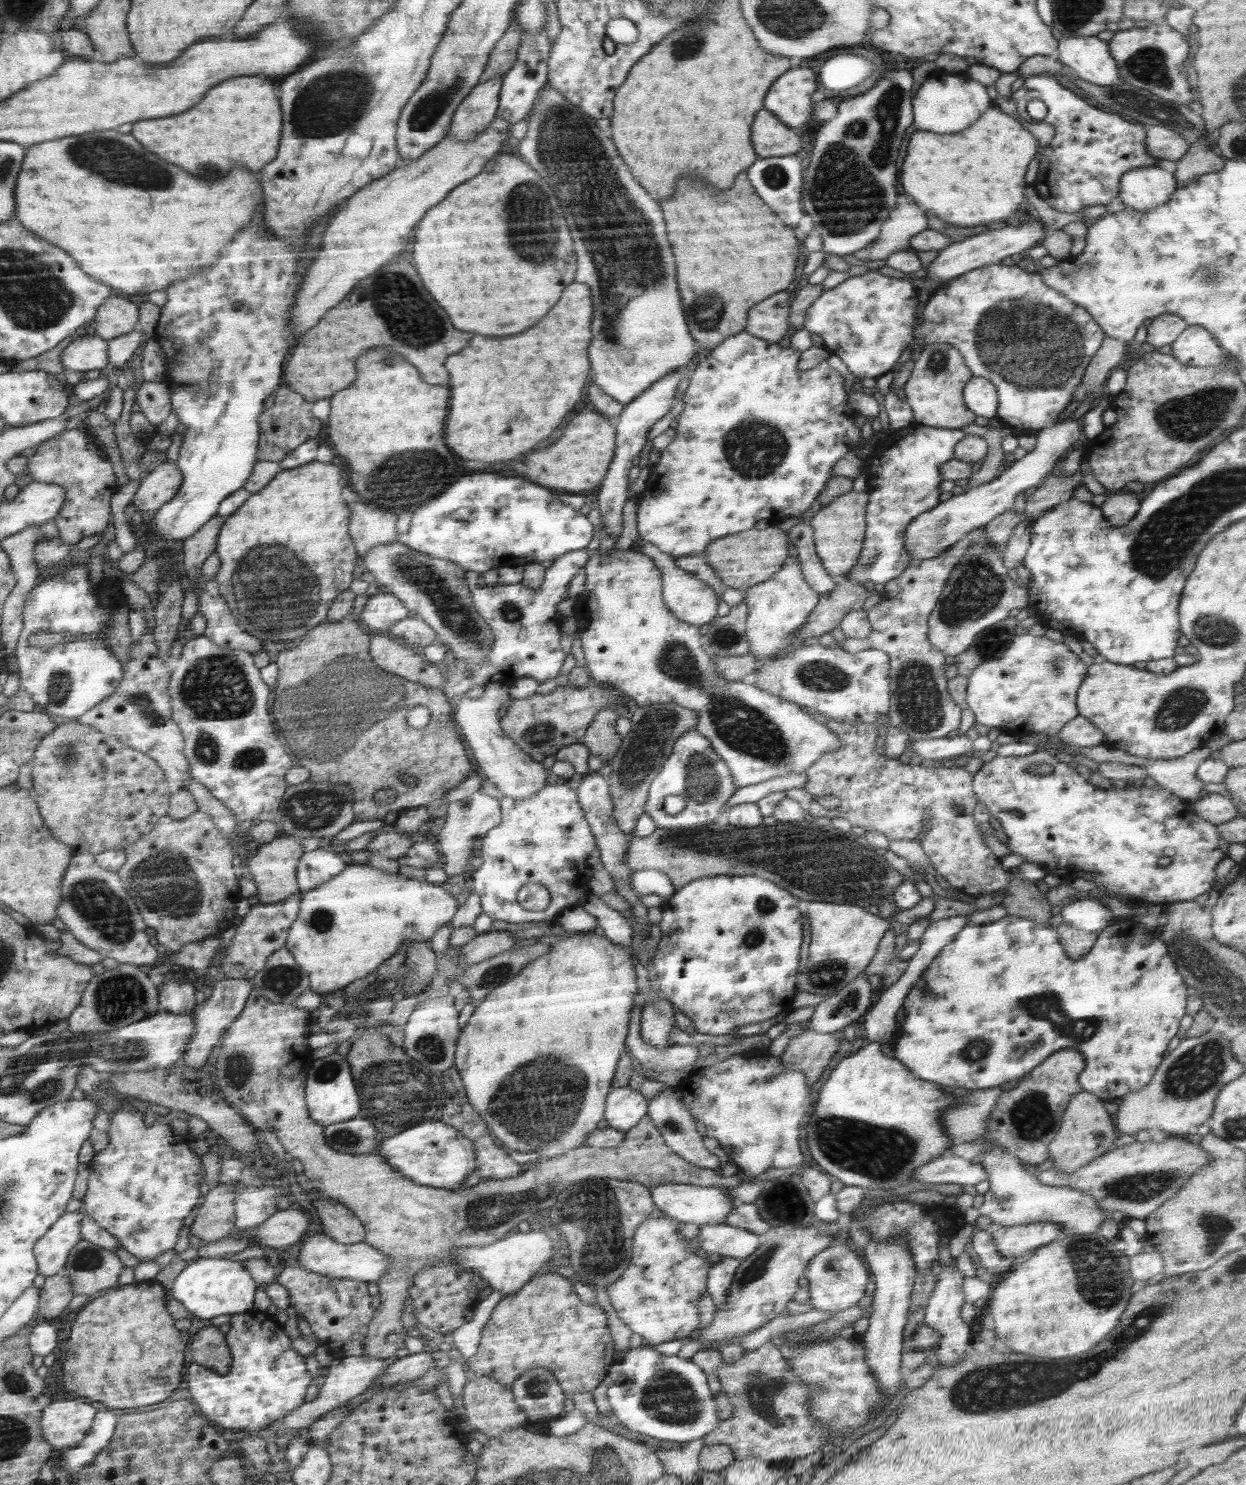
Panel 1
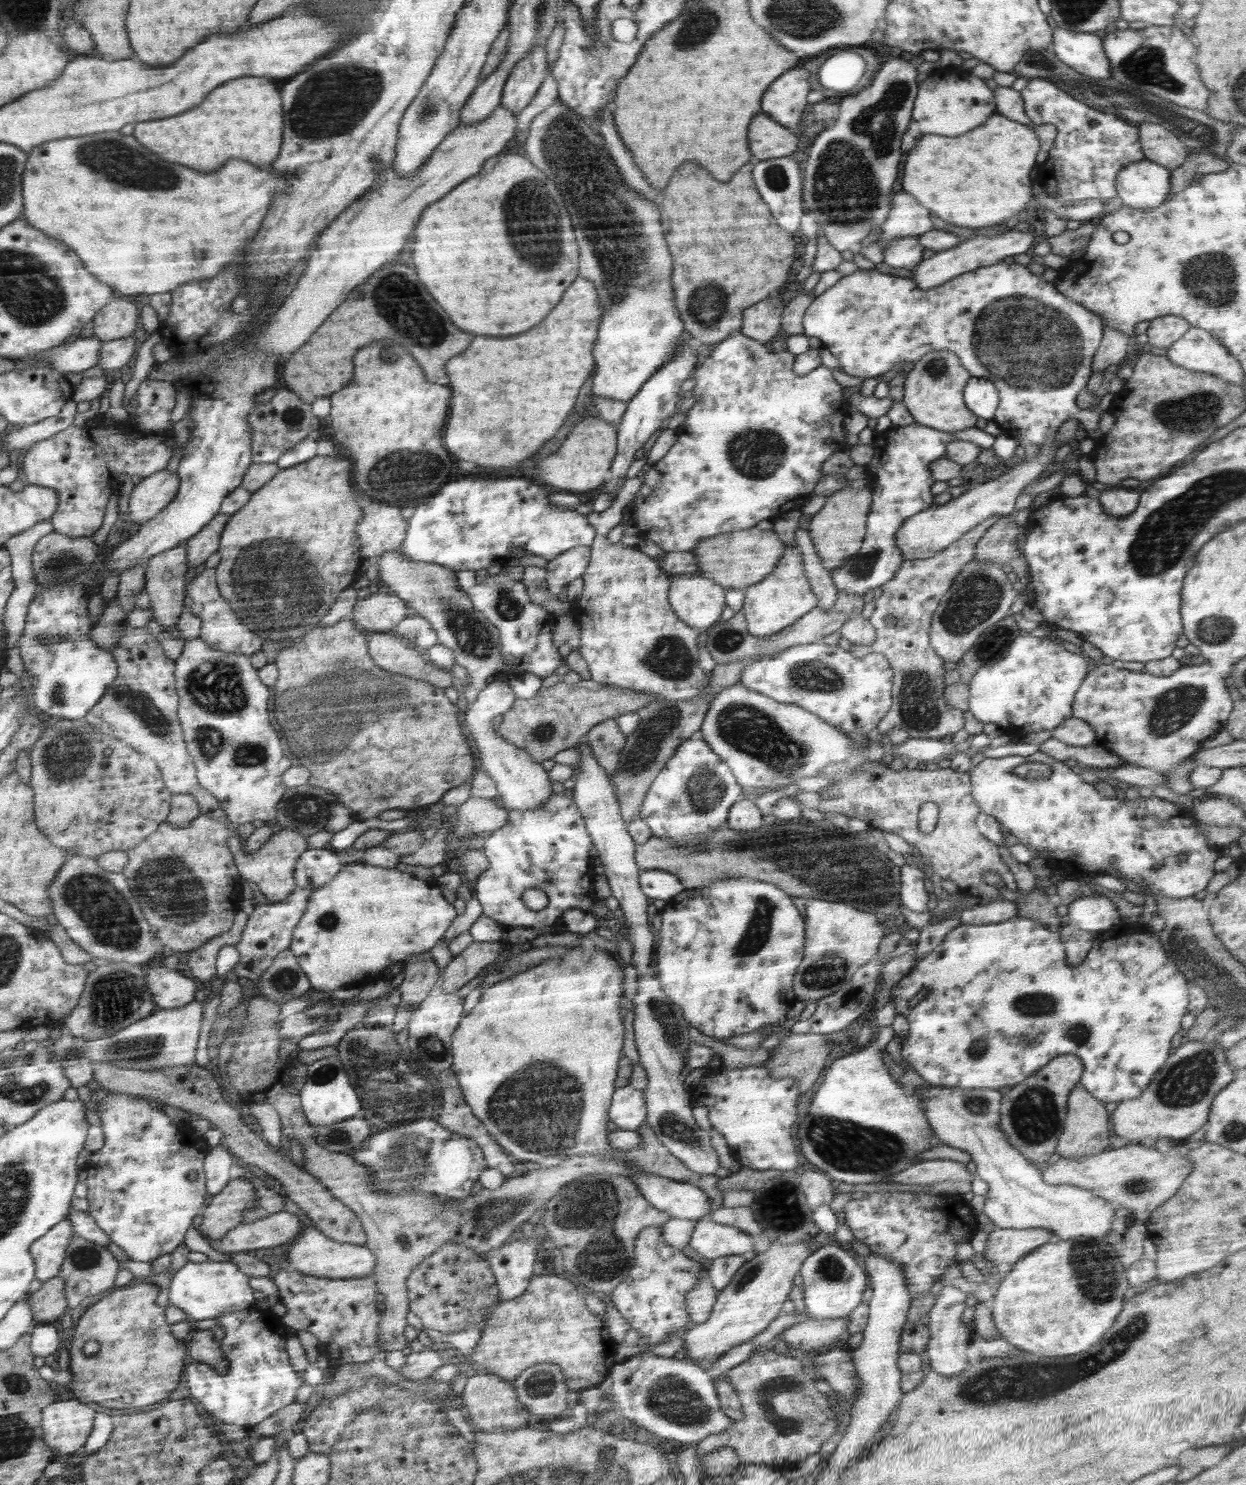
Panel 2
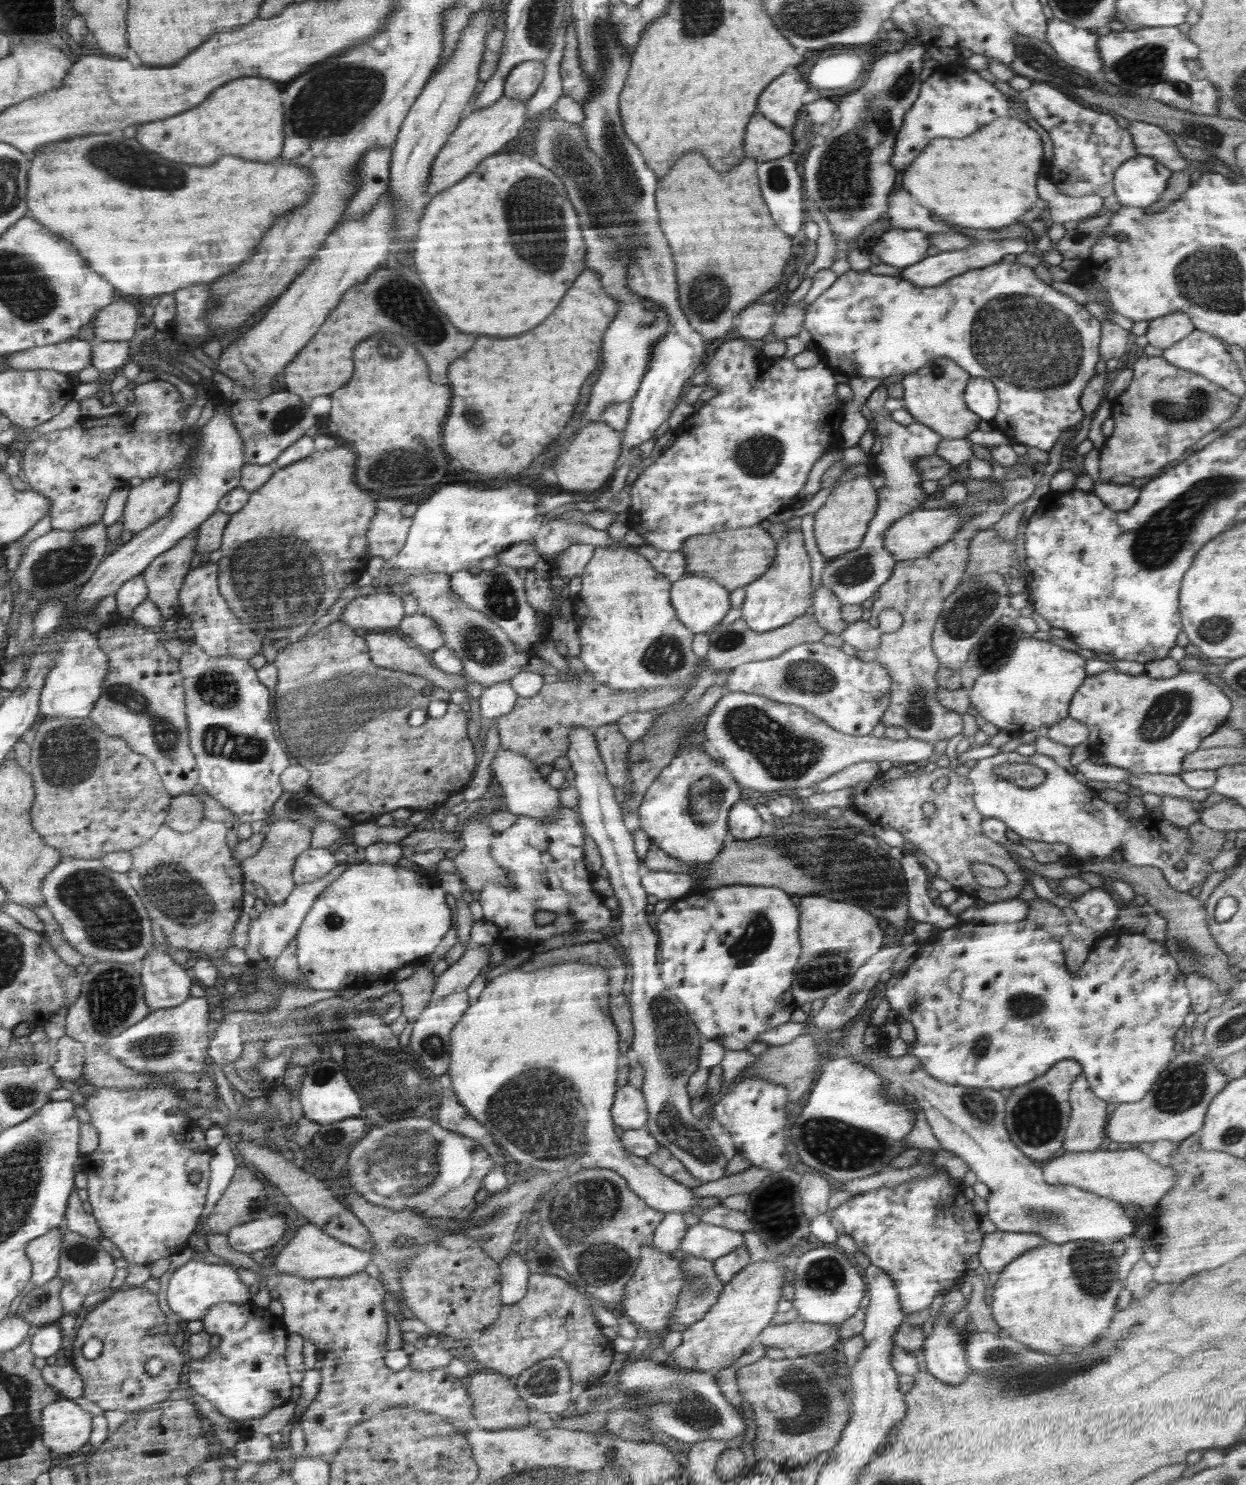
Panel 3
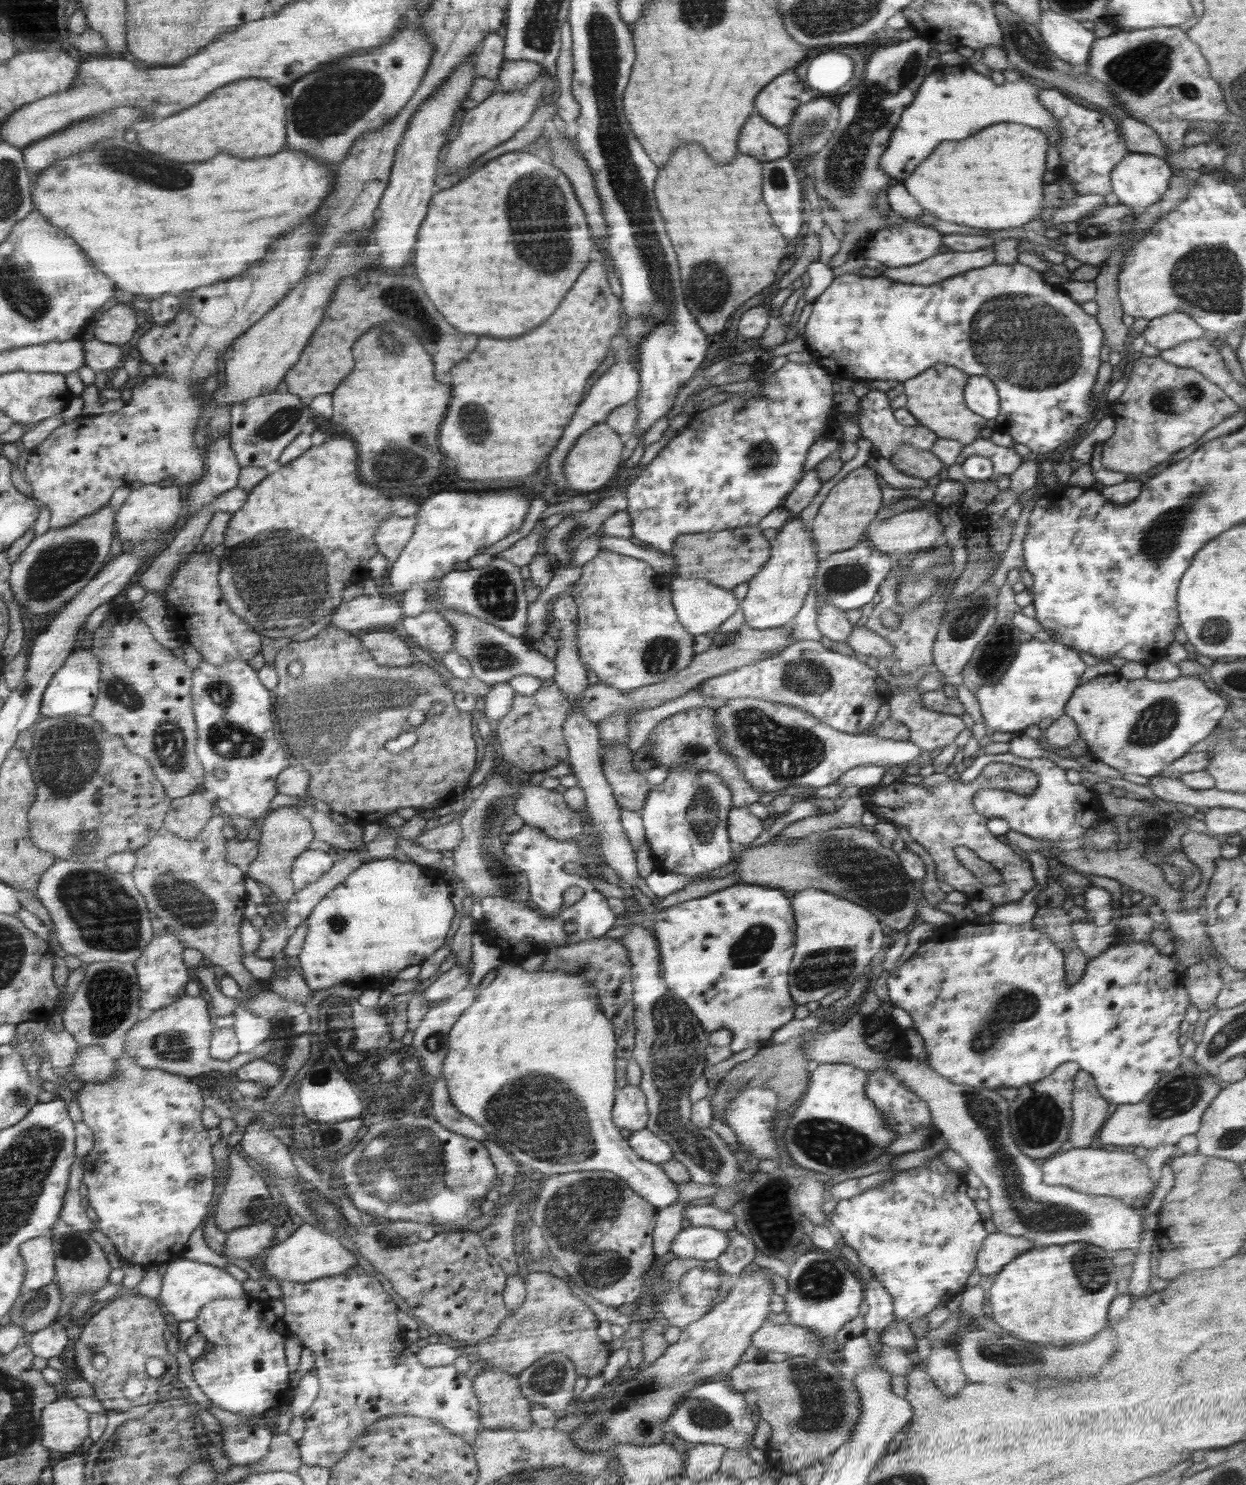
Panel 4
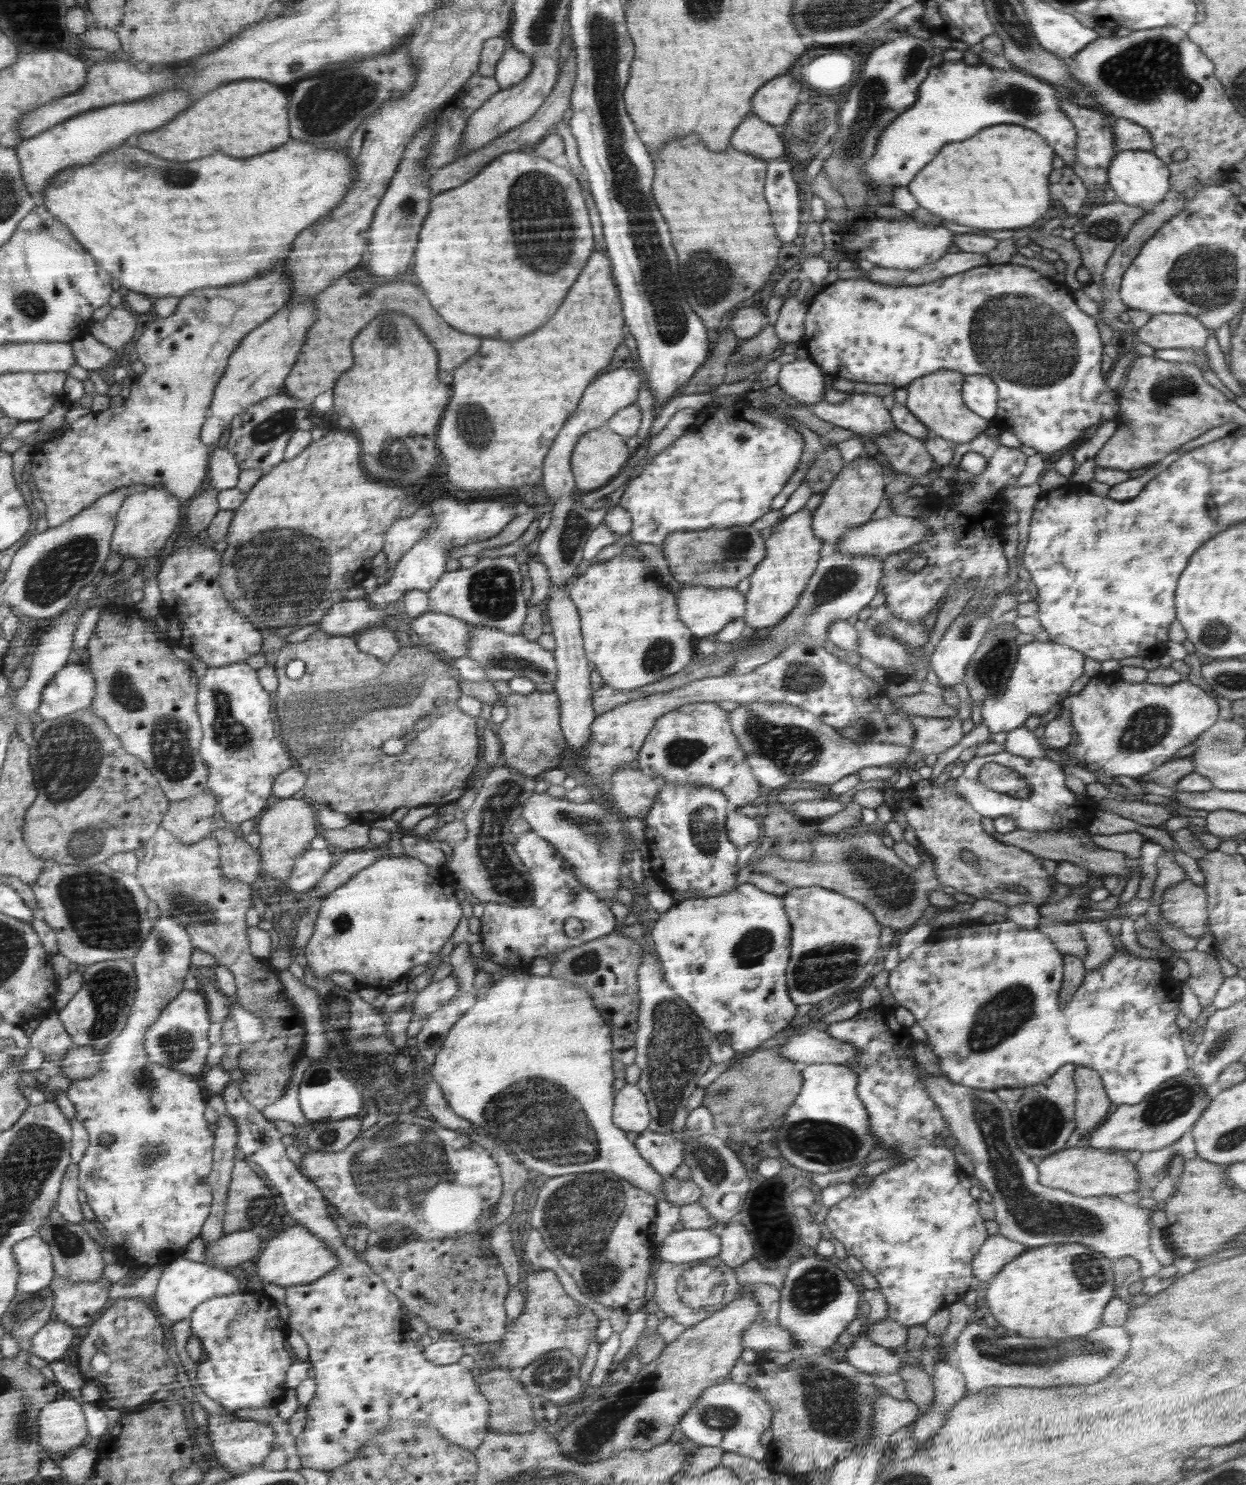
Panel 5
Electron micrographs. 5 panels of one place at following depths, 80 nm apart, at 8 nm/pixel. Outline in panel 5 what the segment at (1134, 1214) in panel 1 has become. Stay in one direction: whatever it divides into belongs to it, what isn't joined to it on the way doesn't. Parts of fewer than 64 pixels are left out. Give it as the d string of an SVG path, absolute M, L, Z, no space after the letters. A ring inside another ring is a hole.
M1084 1143L1064 1149L1037 1161L1039 1183L1052 1188L1061 1188L1076 1196L1112 1196L1136 1192L1139 1174L1136 1164L1131 1163L1122 1151L1096 1149Z

